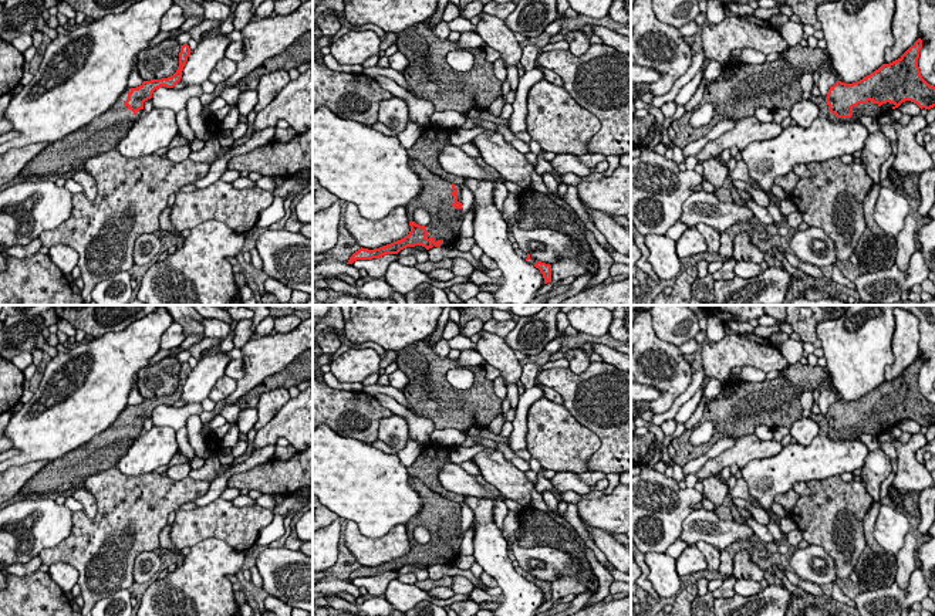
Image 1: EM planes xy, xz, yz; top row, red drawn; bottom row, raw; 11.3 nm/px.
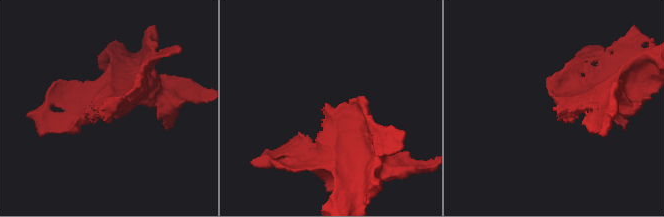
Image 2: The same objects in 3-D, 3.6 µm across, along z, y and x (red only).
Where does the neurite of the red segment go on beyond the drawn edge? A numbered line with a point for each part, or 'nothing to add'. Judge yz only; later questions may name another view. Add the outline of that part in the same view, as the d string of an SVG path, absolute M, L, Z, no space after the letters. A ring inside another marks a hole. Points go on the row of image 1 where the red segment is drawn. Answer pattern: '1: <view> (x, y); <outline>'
1: yz (870, 110); M868 101L867 104L858 104L857 106L853 106L851 118L837 118L834 114L828 112L828 119L833 122L860 122L863 116L878 119L882 115L888 115L894 106L895 105L890 102L880 106L878 104Z

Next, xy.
1: xy (103, 134); M128 87L102 115L37 153L13 179L13 183L28 182L33 177L50 180L68 172L77 173L88 159L117 149L144 114L142 109L134 114L124 104L129 92Z

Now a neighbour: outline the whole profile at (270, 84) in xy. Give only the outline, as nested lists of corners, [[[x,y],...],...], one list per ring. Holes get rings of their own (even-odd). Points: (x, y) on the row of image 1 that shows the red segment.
[[[283,70],[261,75],[256,89],[259,99],[253,111],[259,114],[264,109],[290,81],[288,72]]]

